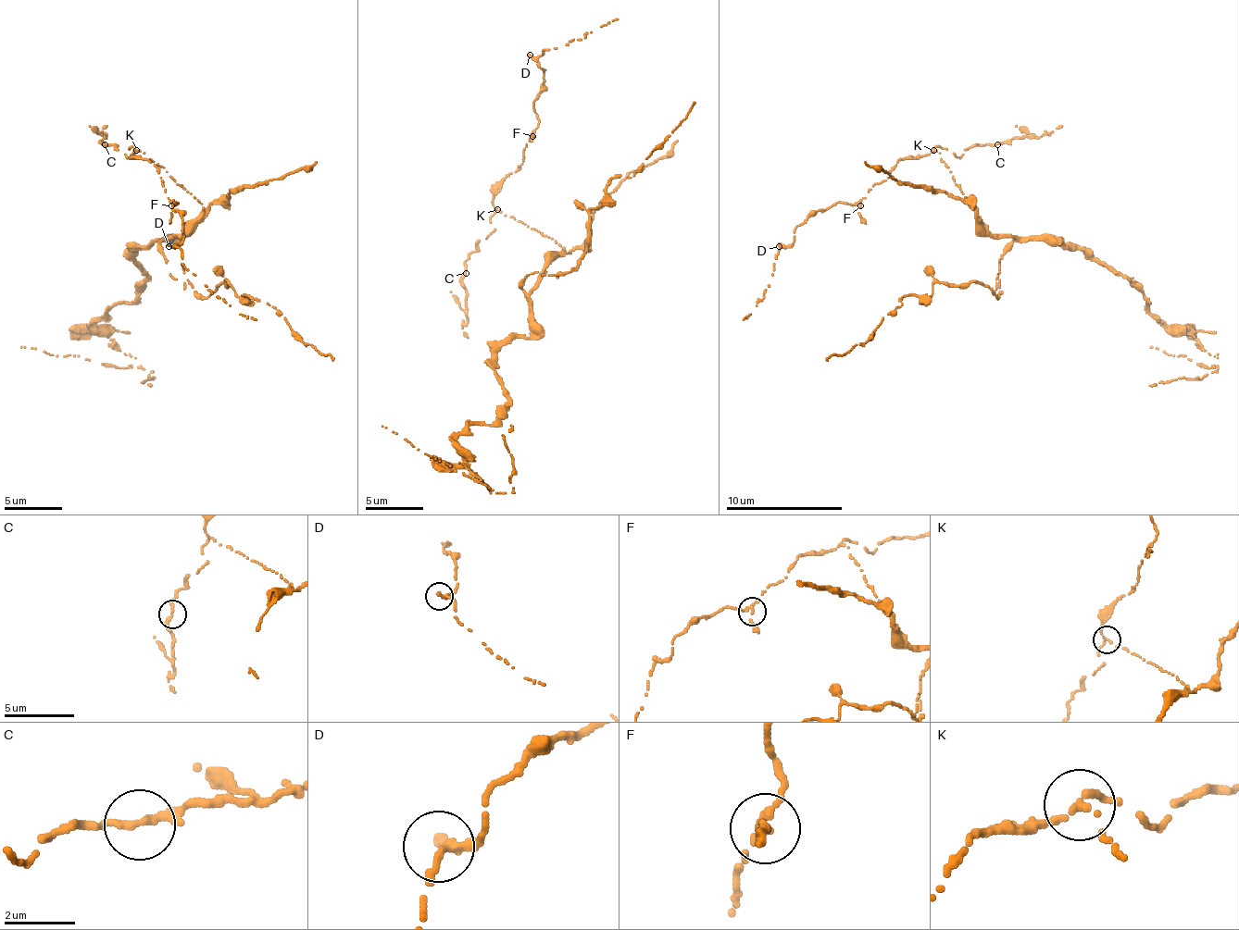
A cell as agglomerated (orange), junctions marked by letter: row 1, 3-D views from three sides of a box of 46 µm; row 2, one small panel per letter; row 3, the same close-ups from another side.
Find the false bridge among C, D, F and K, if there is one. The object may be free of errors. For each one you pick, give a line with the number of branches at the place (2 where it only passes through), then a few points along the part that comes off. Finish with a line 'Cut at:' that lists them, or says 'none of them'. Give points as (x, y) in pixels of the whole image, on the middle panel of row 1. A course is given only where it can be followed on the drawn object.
K: 2 | (498, 208), (565, 249), (530, 296), (530, 334), (498, 354), (506, 409), (457, 439), (492, 490), (381, 427)
Cut at: K

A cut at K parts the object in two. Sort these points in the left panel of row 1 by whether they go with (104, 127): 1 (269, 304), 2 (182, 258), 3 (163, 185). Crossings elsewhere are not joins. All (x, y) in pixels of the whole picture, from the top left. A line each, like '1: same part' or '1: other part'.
1: other part
2: same part
3: same part

